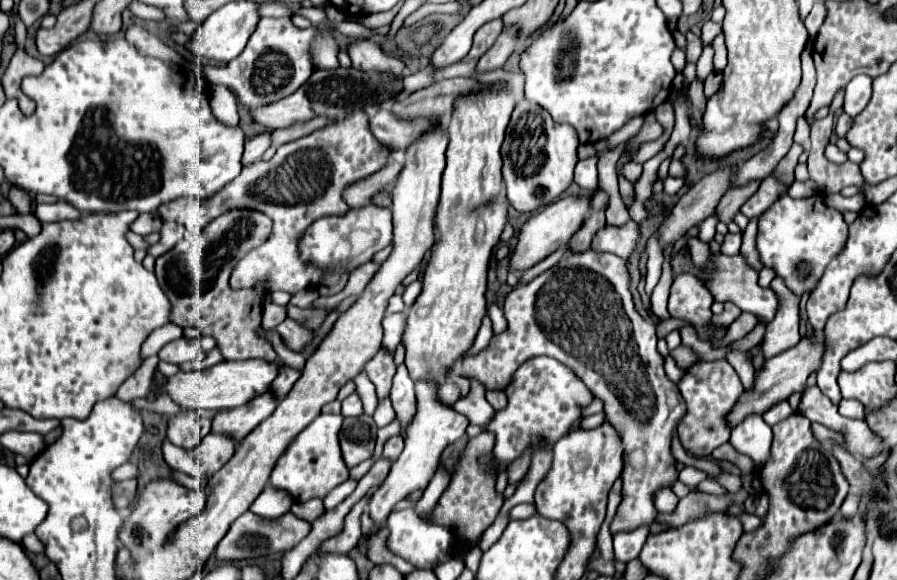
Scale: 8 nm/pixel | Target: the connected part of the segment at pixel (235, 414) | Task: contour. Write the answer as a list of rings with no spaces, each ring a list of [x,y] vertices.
[[[267,389],[267,393],[261,393],[259,397],[255,397],[255,401],[249,401],[239,409],[219,411],[213,417],[213,433],[225,433],[241,441],[263,419],[267,419],[275,411],[275,407],[277,407],[275,395],[271,393],[271,389]]]

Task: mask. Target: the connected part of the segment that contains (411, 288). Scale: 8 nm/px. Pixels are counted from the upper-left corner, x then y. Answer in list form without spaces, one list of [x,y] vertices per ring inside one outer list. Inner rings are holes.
[[[415,281],[415,283],[411,283],[407,286],[407,289],[404,290],[402,295],[402,299],[407,309],[415,303],[415,299],[419,297],[419,293],[421,293],[421,281]]]

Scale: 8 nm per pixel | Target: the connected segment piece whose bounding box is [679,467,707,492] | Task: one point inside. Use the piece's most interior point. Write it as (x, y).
(691, 476)

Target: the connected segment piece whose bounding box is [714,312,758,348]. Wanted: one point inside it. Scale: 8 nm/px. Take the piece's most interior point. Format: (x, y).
(745, 323)

